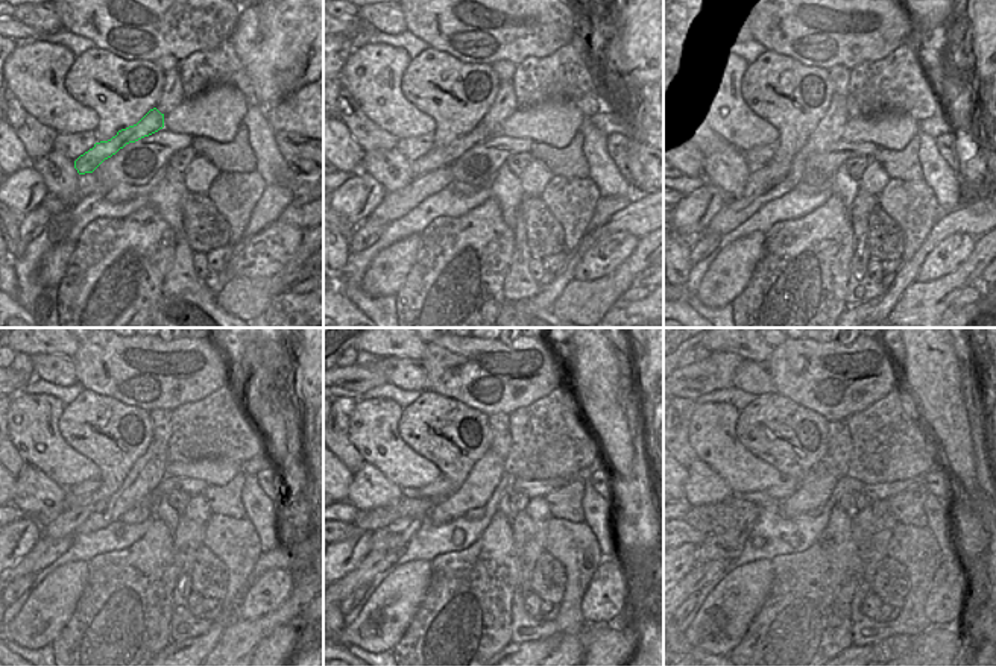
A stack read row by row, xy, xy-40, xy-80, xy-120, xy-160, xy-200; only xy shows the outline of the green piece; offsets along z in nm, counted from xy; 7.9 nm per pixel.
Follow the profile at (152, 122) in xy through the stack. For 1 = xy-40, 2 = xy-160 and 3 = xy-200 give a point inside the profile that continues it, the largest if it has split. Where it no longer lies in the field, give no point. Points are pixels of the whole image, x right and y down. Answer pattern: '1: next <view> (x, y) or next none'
1: next xy-40 (436, 158)
2: next xy-160 (395, 536)
3: next xy-200 (729, 545)

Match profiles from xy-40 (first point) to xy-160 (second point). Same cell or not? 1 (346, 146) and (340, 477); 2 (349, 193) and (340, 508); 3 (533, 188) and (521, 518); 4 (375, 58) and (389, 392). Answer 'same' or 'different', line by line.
1: same
2: different
3: different
4: different

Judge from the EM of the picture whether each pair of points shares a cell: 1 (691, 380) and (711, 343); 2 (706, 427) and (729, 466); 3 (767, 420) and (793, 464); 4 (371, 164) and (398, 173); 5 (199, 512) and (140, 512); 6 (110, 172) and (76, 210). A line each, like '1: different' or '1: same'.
1: different
2: same
3: same
4: same
5: different
6: same

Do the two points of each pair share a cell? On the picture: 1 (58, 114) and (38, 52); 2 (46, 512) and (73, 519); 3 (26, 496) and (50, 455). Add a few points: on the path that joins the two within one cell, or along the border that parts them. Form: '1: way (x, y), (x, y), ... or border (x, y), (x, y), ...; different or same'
1: way (46, 99), (38, 87), (38, 67); same
2: border (66, 508), (41, 528); different
3: border (26, 463), (31, 463), (67, 489); different

